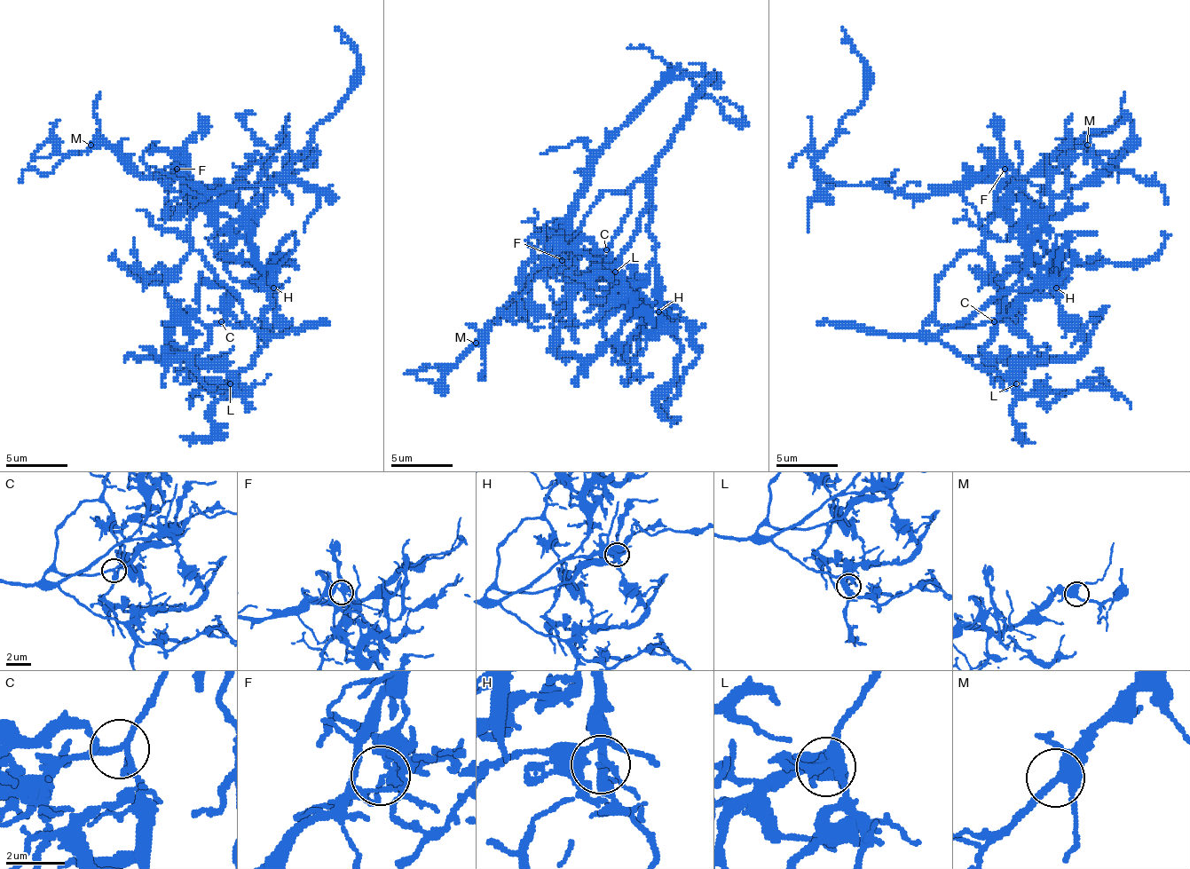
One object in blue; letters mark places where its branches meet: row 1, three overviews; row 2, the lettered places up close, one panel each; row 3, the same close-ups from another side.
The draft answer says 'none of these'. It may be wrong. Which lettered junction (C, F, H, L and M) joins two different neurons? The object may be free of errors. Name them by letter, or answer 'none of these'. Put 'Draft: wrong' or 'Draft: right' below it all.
F
Draft: wrong

